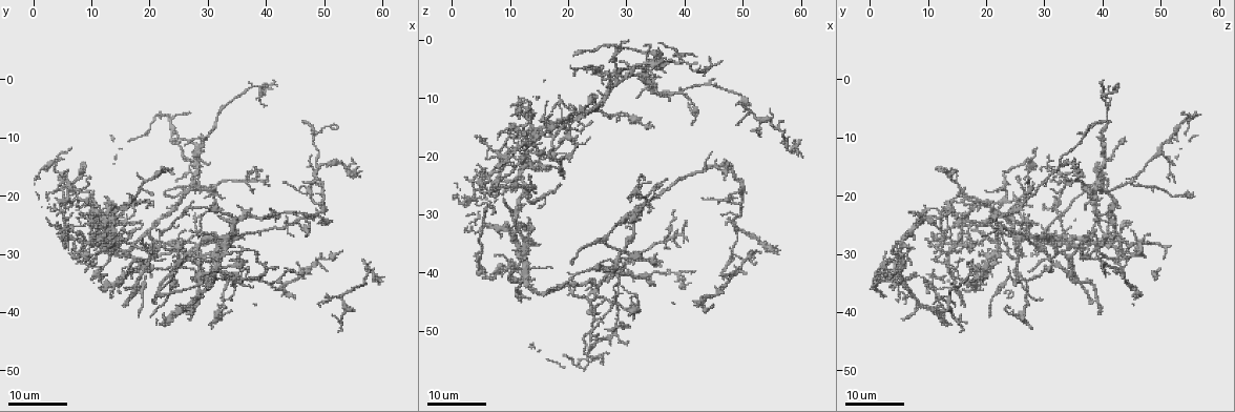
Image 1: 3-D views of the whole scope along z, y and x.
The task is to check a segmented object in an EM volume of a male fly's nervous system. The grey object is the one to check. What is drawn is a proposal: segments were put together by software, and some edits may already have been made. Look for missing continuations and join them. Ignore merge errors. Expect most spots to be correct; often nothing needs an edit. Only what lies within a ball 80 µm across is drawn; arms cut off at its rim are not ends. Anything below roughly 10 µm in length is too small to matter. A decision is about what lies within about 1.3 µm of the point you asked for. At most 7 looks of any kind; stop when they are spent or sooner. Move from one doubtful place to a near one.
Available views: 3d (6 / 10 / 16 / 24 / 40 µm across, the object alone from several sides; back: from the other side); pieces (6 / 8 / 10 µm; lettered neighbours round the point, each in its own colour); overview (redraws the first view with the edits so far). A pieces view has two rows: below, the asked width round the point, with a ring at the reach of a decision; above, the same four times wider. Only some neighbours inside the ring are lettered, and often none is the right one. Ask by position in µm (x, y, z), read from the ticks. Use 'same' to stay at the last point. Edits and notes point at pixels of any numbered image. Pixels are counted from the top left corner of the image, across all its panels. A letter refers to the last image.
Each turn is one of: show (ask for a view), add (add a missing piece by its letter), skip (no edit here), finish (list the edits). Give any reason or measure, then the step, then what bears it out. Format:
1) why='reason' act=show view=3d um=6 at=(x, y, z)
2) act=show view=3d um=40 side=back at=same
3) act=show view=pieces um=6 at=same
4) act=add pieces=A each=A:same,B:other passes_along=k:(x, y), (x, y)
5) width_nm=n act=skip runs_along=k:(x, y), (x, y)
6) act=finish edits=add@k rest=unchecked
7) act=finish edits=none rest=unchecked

why='branch stops here' act=show view=3d um=16 at=(23.5, 10.0, 43.5)

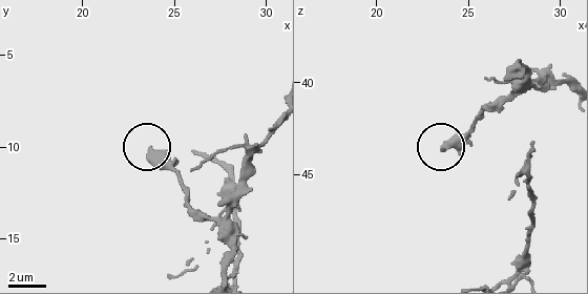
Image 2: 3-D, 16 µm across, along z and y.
why='what lies round it' act=show view=pieces um=6 at=(23.9, 10.0, 43.7)

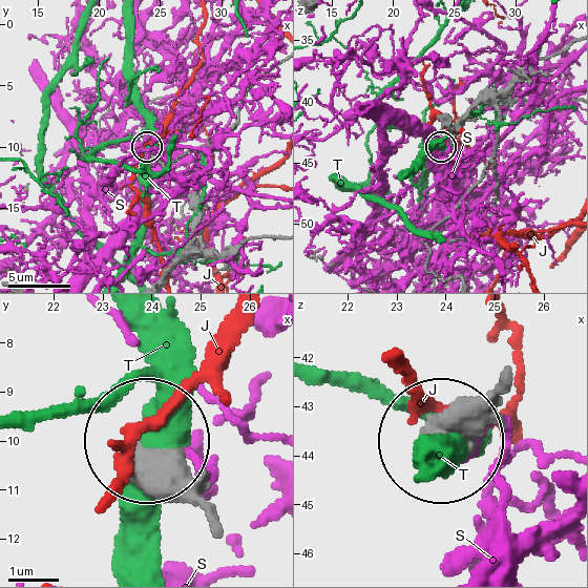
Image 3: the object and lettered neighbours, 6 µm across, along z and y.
act=skip each=J:other,S:other,T:other runs_along=3:(198, 508), (152, 450) found='none of them fits'

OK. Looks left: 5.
why='long arm stops here' act=show view=3d um=24 at=(8.5, 14.5, 39.0)

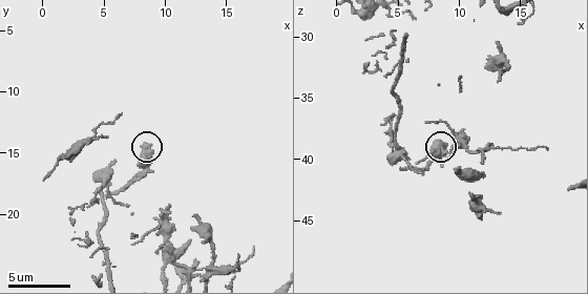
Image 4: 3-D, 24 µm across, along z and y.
why='closer look' act=show view=3d um=10 at=same

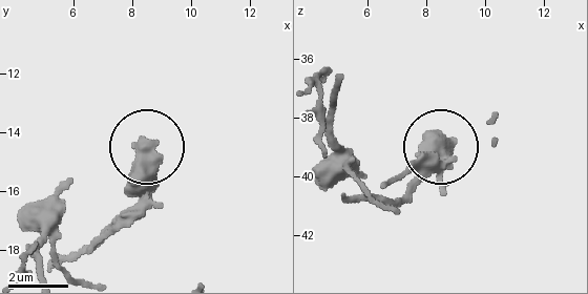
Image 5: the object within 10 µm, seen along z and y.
act=show view=pieces um=8 at=same

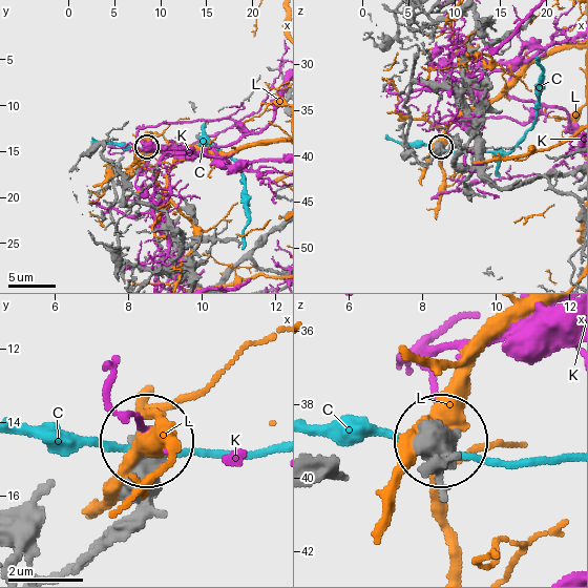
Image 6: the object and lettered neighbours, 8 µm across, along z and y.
act=skip each=C:other,K:other,L:other found='none of them fits'

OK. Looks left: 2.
why='free end' act=show view=3d um=16 at=(34.5, 26.5, 42.0)

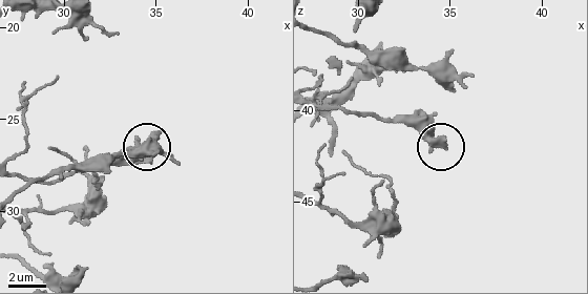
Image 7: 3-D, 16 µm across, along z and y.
act=show view=pieces um=6 at=same

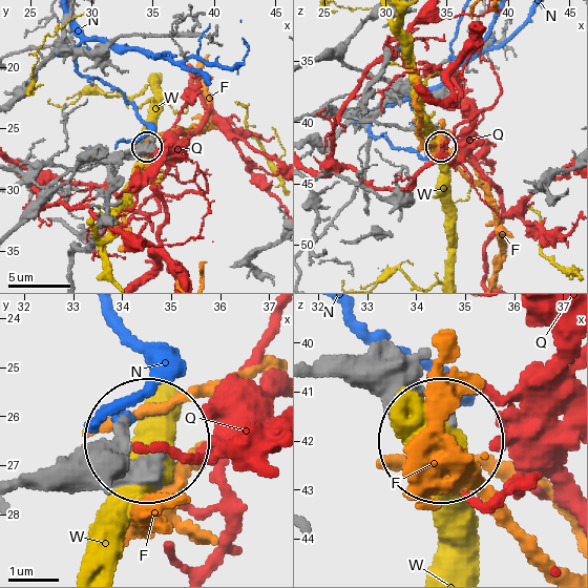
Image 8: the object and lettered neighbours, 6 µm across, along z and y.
act=skip each=F:other,N:other,Q:other,W:other runs_along=8:(18, 490), (68, 490), (139, 457) found='no lettered piece goes on from it'

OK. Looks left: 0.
act=finish edits=none rest=unchecked

